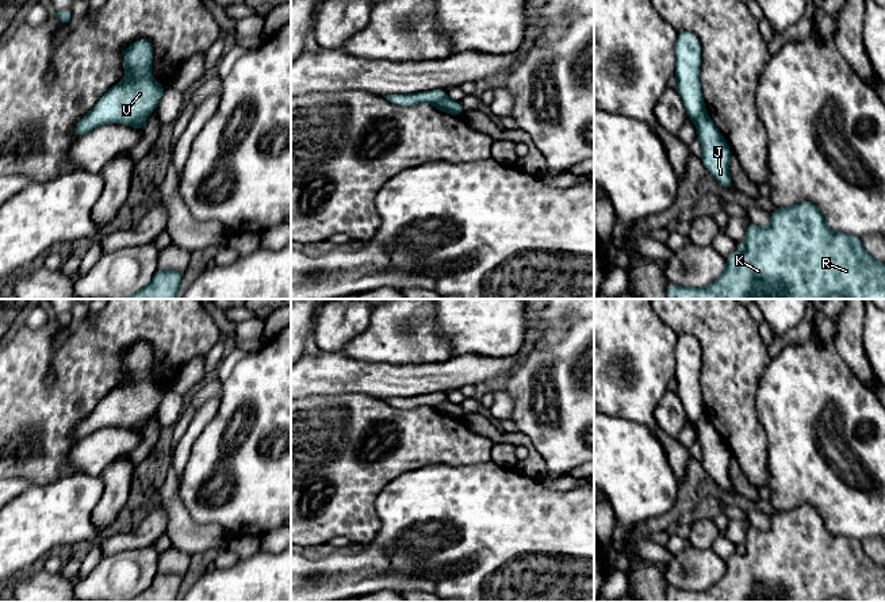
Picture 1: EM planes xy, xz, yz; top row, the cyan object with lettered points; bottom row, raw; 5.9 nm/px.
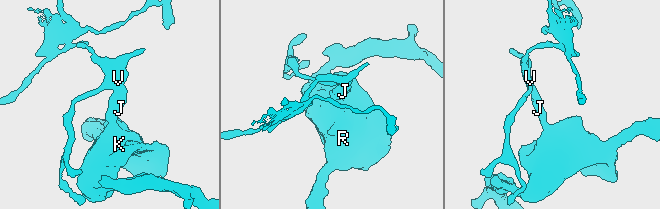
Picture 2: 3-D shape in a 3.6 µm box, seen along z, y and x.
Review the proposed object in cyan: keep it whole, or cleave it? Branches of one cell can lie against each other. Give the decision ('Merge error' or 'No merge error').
Merge error

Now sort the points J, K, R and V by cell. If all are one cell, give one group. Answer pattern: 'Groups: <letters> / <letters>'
Groups: J K R / V

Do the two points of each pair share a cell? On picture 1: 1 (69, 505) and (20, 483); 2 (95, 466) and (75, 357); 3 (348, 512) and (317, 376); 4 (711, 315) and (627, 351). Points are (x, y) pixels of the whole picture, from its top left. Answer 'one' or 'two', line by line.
1: two
2: two
3: two
4: two

